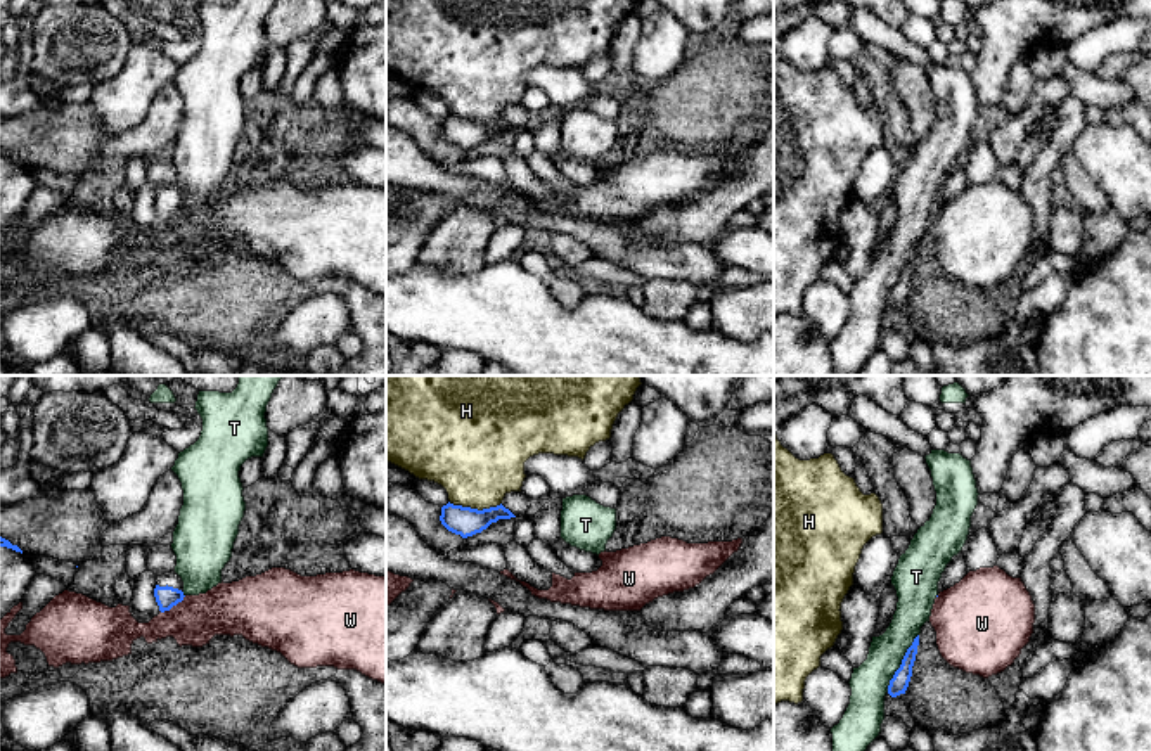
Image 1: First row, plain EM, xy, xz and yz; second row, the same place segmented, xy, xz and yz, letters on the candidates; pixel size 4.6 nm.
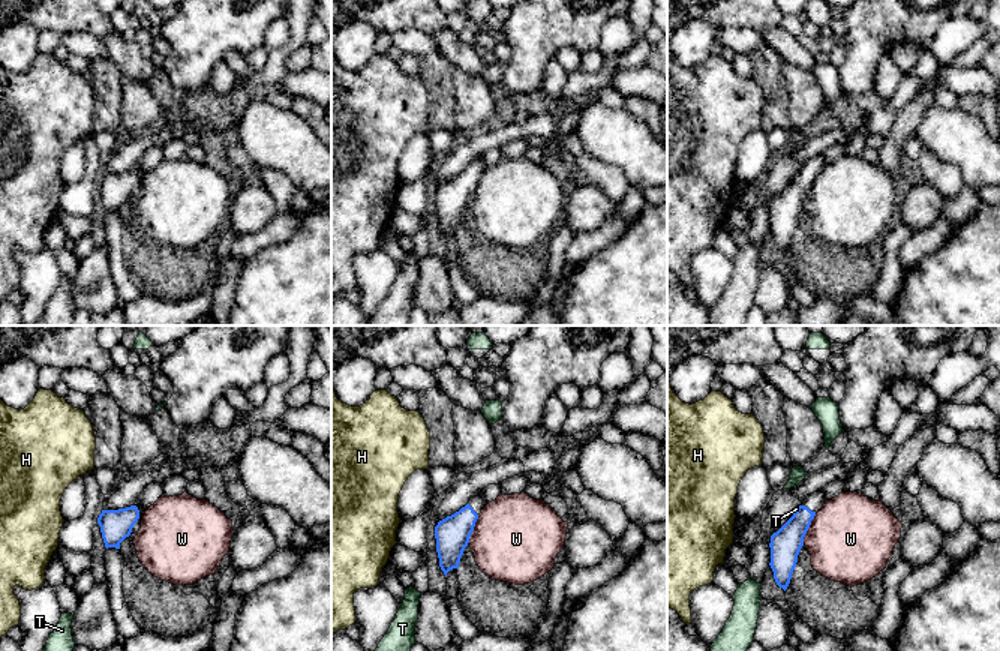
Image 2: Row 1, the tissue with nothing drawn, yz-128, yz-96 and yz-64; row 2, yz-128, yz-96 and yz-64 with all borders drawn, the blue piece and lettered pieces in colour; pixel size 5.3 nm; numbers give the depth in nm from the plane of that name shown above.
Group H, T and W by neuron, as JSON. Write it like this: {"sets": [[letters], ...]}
{"sets": [["H"], ["T"], ["W"]]}

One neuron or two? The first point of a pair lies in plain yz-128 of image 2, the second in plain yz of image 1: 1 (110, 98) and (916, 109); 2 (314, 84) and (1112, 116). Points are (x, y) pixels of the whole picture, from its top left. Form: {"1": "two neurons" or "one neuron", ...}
{"1": "two neurons", "2": "two neurons"}

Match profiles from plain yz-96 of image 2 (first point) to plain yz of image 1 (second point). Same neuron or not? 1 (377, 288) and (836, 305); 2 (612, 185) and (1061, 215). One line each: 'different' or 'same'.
1: same
2: different

